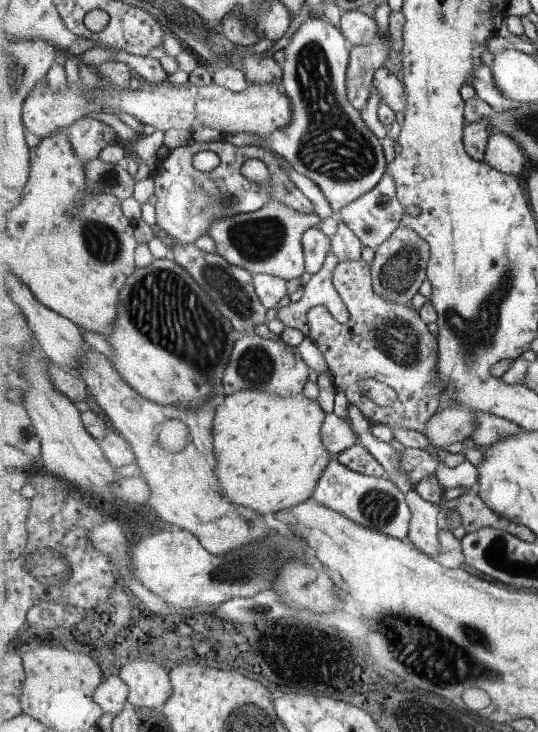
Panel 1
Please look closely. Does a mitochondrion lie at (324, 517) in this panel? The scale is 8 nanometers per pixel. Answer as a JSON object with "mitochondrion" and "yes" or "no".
{"mitochondrion":"no"}

